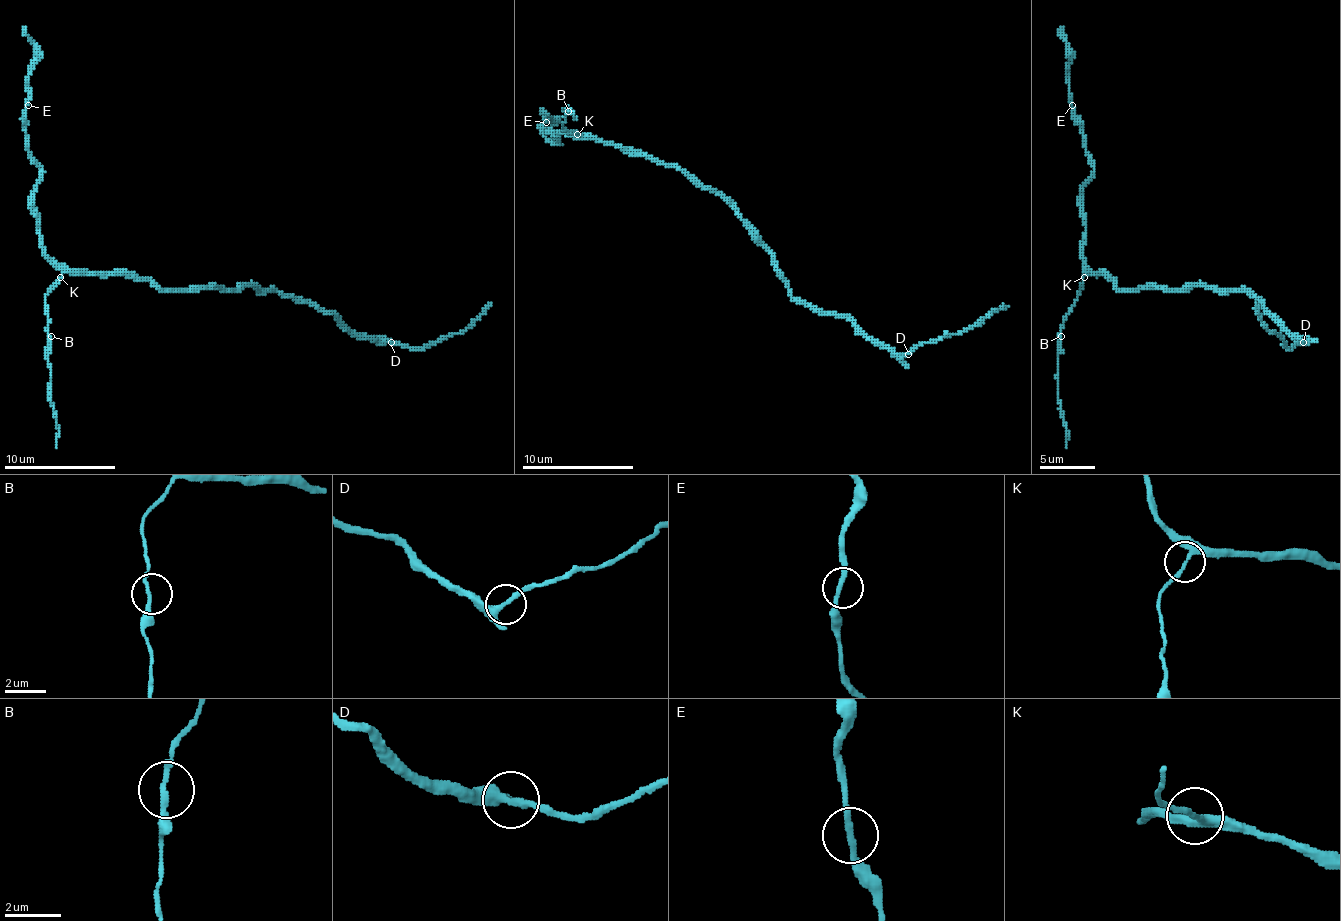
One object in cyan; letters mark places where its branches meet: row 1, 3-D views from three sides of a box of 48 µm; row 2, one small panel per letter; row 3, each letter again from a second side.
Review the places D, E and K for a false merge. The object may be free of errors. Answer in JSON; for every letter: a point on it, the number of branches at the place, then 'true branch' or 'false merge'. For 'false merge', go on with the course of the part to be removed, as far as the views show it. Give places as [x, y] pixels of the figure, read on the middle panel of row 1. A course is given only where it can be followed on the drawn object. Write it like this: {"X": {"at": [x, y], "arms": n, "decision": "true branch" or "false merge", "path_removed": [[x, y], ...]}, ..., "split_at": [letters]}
{"D": {"at": [908, 354], "arms": 3, "decision": "true branch"}, "E": {"at": [546, 122], "arms": 2, "decision": "true branch"}, "K": {"at": [577, 134], "arms": 3, "decision": "true branch"}, "split_at": []}

